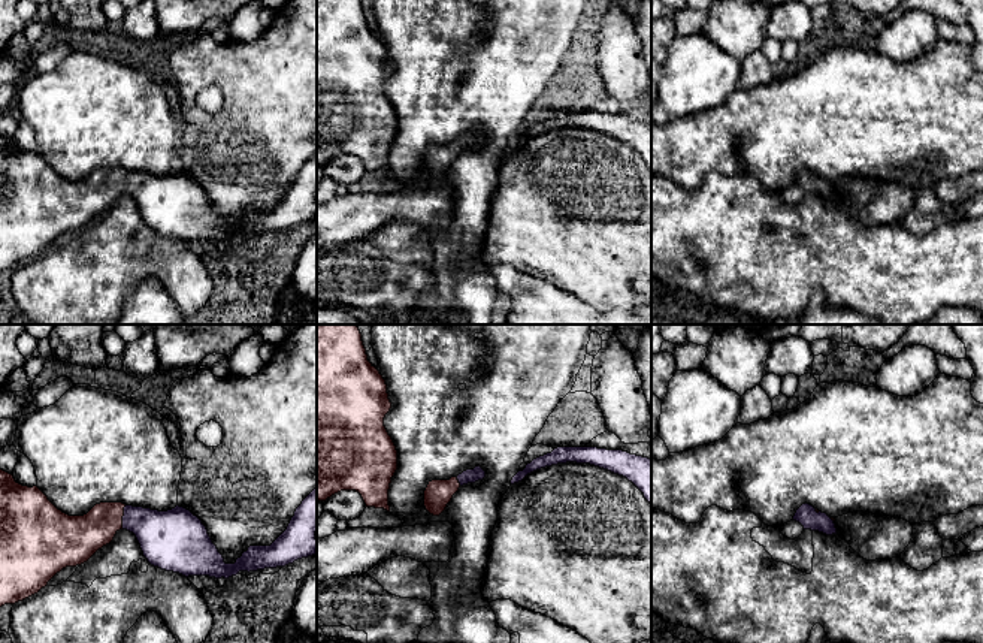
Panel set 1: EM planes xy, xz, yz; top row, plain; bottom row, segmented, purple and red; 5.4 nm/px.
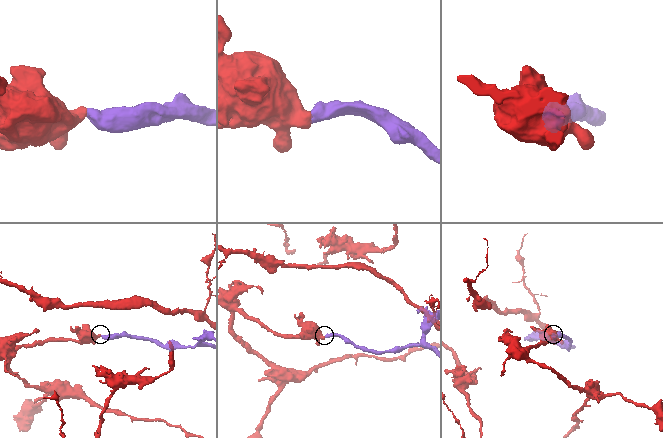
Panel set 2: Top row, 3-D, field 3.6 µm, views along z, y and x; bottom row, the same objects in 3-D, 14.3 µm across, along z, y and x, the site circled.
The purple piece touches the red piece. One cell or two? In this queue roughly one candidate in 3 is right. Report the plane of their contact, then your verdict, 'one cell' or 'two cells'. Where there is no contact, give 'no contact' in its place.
contact in xy; one cell

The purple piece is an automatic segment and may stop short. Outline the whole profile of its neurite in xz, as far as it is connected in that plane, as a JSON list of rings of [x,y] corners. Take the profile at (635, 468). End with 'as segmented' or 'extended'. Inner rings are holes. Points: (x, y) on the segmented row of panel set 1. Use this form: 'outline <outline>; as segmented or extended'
outline [[[557,447],[551,453],[539,456],[518,471],[511,484],[521,482],[527,474],[566,462],[590,464],[614,474],[626,477],[651,504],[651,459],[630,455],[623,450],[607,450],[598,447]]]; as segmented

